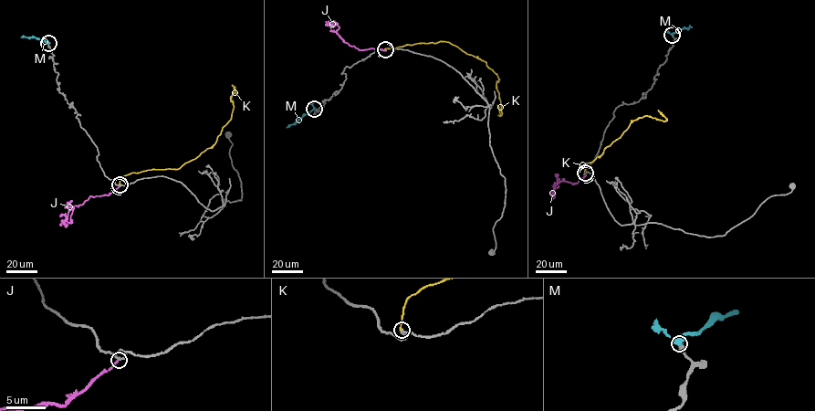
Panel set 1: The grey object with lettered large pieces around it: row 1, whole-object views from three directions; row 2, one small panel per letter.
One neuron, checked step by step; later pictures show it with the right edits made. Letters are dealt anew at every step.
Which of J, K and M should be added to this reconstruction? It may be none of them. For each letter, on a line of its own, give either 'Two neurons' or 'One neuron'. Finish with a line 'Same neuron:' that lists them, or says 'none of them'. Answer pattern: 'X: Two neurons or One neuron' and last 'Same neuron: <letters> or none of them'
J: Two neurons
K: Two neurons
M: Two neurons
Same neuron: none of them

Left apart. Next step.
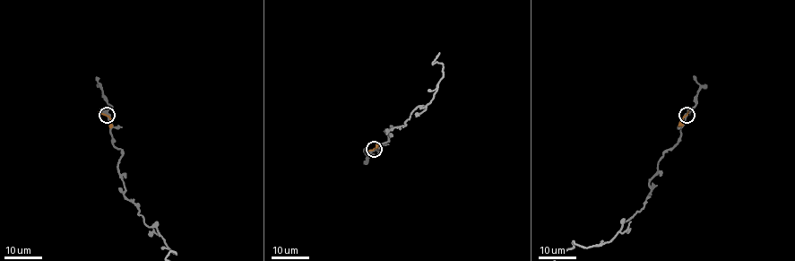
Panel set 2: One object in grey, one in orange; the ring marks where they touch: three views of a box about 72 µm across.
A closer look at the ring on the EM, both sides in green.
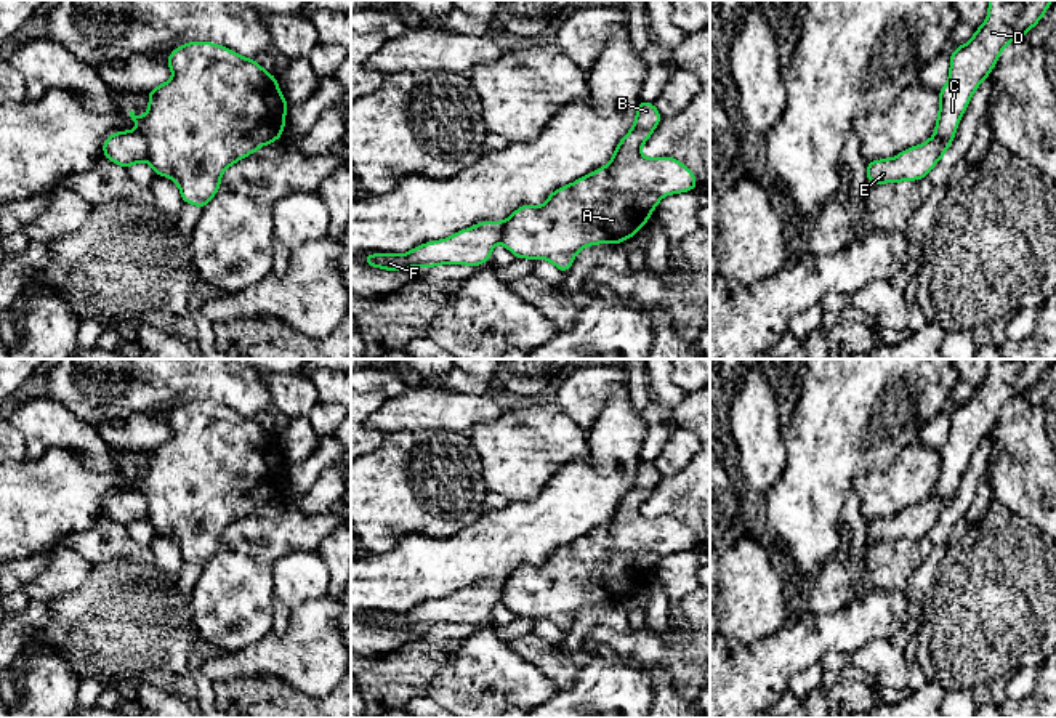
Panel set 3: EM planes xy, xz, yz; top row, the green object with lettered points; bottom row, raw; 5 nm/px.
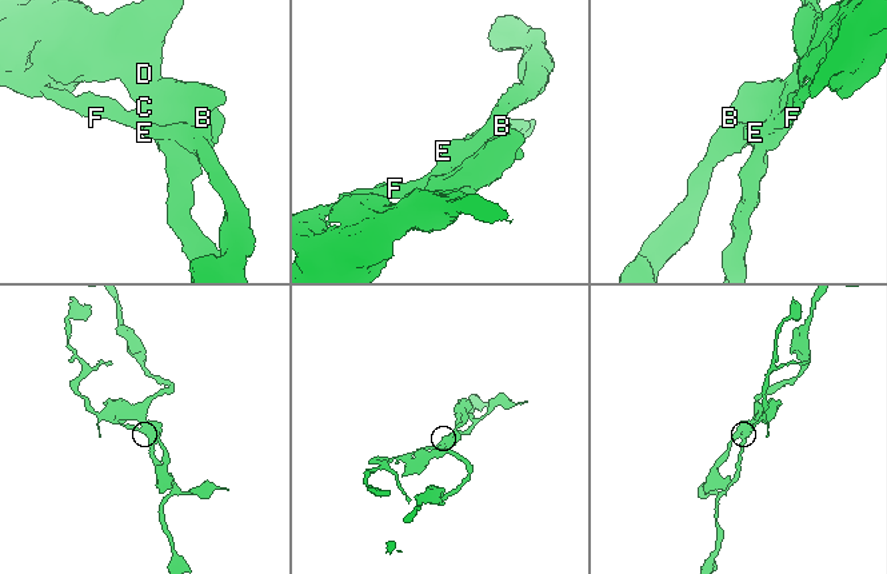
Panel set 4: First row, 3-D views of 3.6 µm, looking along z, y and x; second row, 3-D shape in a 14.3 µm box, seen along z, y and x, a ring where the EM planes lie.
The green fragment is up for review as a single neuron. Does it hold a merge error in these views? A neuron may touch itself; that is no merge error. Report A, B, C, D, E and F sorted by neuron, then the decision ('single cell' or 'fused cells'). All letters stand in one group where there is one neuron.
A B C D / E F | fused cells

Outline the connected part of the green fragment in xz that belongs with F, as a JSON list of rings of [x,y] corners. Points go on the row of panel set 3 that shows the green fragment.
[[[482,221],[453,236],[425,242],[405,255],[375,253],[364,255],[369,266],[388,271],[409,271],[421,264],[429,269],[436,264],[470,264],[479,266],[490,260],[492,248],[500,242],[505,221]]]

